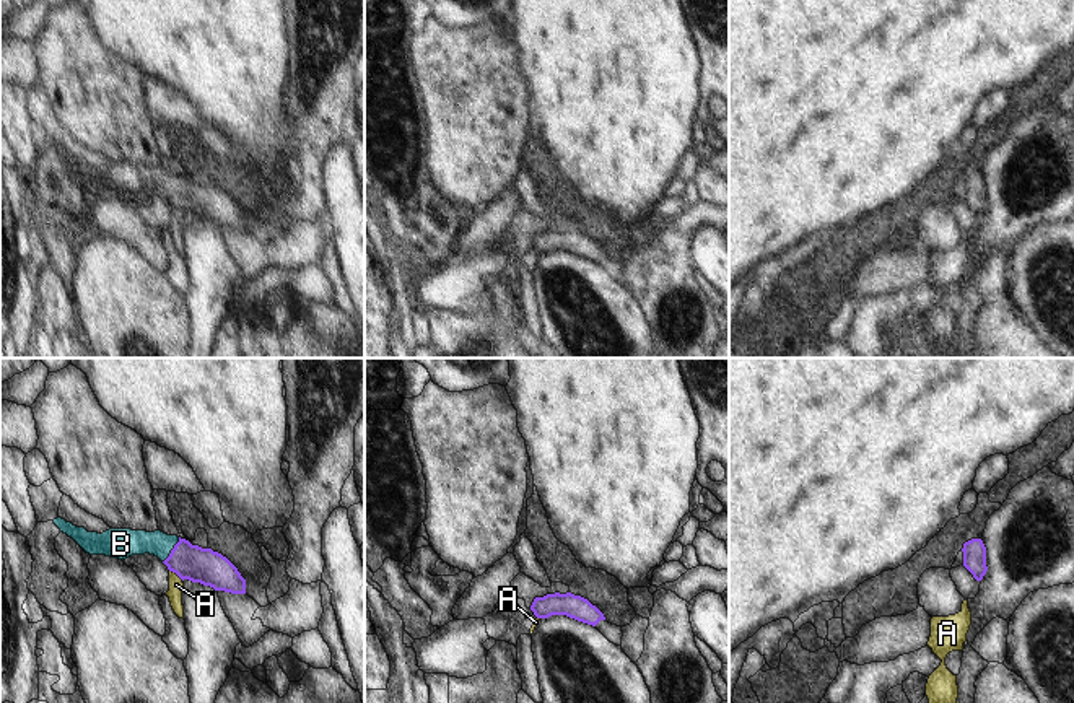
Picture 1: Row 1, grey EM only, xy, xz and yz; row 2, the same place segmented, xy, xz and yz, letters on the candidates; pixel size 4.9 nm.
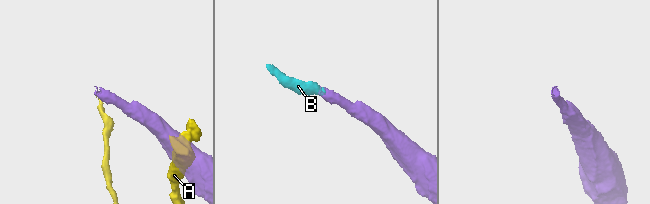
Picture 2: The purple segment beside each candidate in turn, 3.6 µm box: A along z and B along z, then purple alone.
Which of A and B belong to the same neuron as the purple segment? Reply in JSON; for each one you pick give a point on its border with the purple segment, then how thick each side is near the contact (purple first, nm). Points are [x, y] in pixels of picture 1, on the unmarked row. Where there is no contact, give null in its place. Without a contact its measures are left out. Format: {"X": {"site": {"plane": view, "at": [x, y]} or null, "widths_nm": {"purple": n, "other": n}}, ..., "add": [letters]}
{"B": {"site": {"plane": "xy", "at": [171, 186]}, "widths_nm": {"purple": 180, "other": 140}}, "add": ["B"]}

